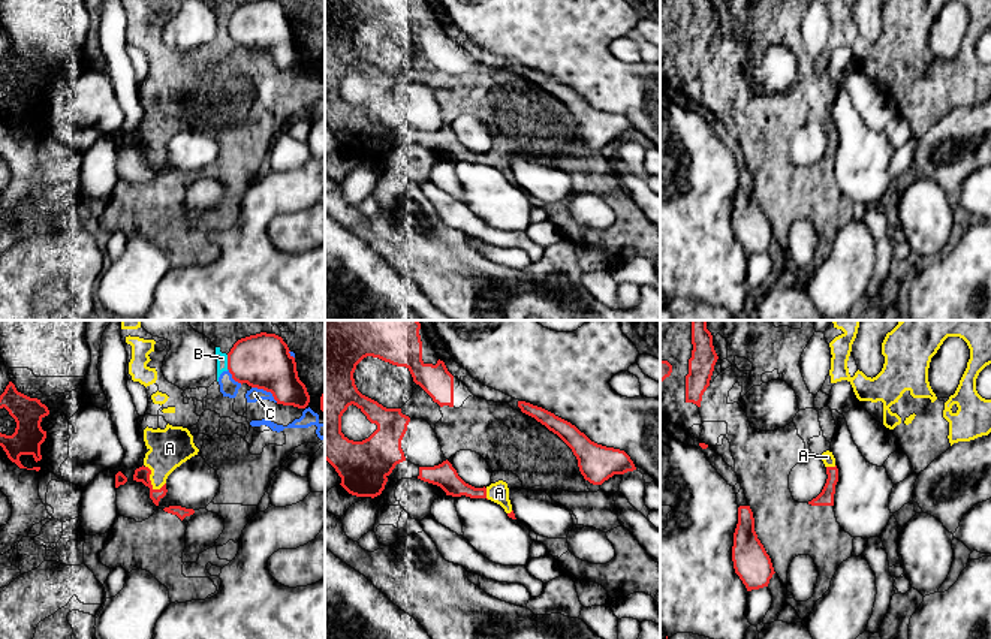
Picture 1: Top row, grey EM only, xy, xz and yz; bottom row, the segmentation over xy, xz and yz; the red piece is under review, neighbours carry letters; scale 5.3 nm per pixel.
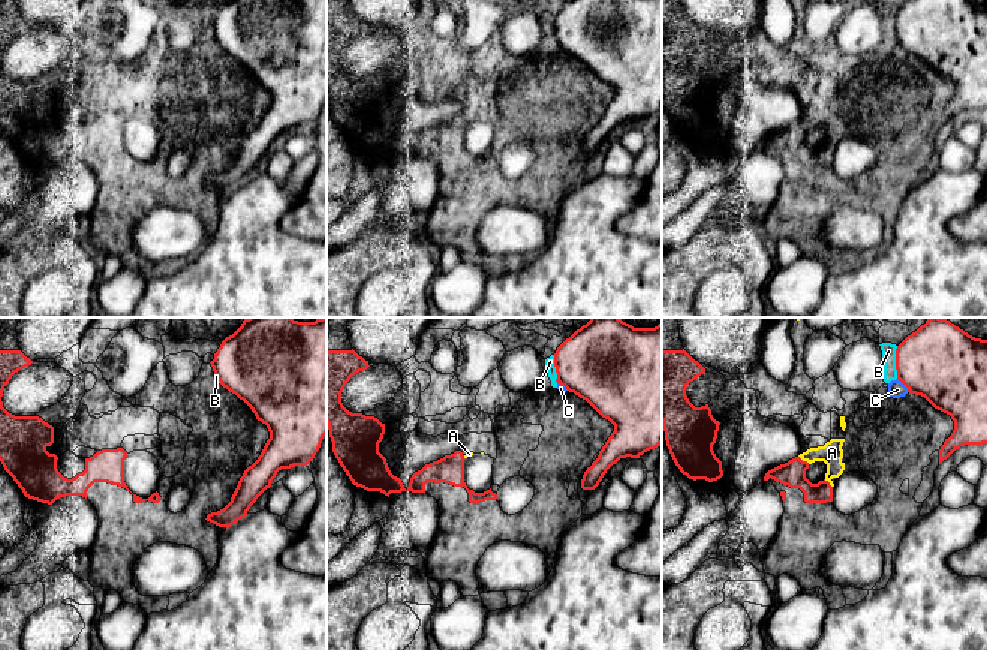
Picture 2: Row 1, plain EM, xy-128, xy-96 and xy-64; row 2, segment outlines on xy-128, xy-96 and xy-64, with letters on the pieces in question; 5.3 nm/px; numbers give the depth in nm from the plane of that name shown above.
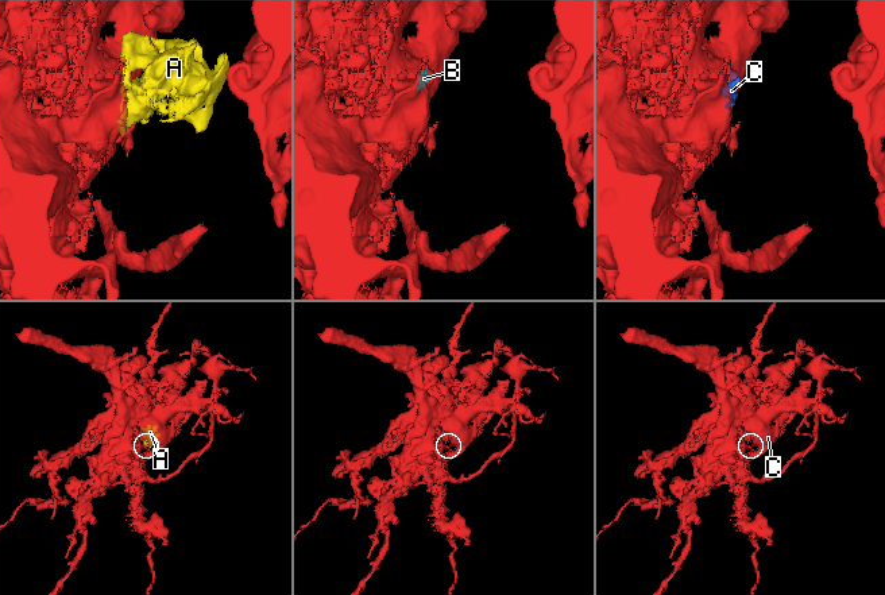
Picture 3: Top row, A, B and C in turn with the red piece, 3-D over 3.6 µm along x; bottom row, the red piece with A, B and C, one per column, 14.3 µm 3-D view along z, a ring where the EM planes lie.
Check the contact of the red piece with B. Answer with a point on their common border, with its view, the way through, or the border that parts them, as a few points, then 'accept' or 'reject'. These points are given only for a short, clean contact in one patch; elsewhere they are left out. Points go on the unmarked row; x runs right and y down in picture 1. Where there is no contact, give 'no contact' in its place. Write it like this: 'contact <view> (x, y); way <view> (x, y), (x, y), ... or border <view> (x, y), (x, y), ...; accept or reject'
contact xy (228, 27); border xy (226, 20), (228, 33); reject

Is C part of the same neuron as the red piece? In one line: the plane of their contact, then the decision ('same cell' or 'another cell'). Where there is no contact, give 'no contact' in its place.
xy | another cell

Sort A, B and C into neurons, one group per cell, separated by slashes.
A B C

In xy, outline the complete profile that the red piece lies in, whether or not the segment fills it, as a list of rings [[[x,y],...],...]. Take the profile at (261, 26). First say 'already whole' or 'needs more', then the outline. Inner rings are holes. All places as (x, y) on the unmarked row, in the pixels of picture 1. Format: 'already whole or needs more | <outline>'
already whole | [[[250,0],[228,18],[228,34],[235,46],[271,57],[277,69],[305,73],[310,60],[289,16],[278,0]]]

